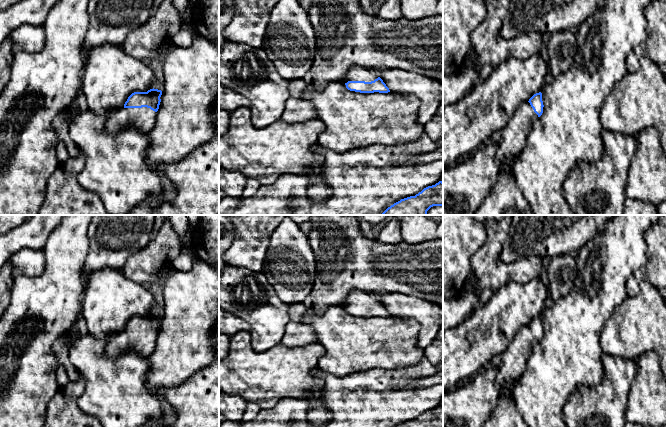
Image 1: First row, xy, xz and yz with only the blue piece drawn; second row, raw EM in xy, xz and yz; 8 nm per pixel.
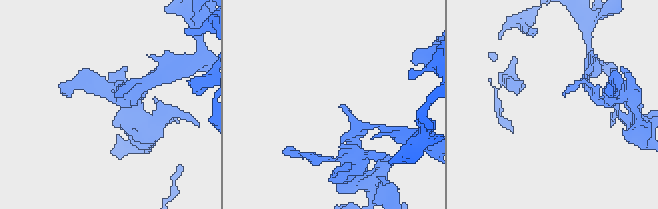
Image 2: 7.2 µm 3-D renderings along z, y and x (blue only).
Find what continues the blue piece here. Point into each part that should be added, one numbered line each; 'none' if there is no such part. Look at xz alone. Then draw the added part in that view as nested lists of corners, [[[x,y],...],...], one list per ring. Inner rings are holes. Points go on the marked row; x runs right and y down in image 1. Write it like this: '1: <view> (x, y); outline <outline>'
1: xz (357, 73); outline [[[352,66],[348,74],[345,76],[344,83],[348,81],[365,81],[371,82],[379,77],[375,70],[369,70],[361,66]]]

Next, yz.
1: yz (514, 136); outline [[[524,102],[518,107],[509,124],[501,131],[497,151],[499,169],[513,169],[514,160],[522,153],[532,126],[538,118],[529,102]]]

